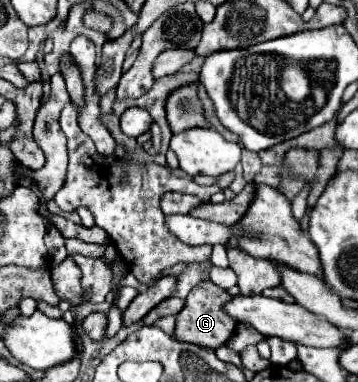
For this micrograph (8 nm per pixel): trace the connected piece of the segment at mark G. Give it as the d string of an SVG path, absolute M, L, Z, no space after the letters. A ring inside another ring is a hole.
M203 281L203 283L195 285L191 289L191 297L187 297L183 311L175 317L177 319L175 321L175 337L181 341L189 341L195 345L209 347L209 349L217 349L217 347L225 345L233 337L235 327L237 327L237 321L233 321L223 311L225 303L229 303L229 301L231 301L231 295L211 281Z

